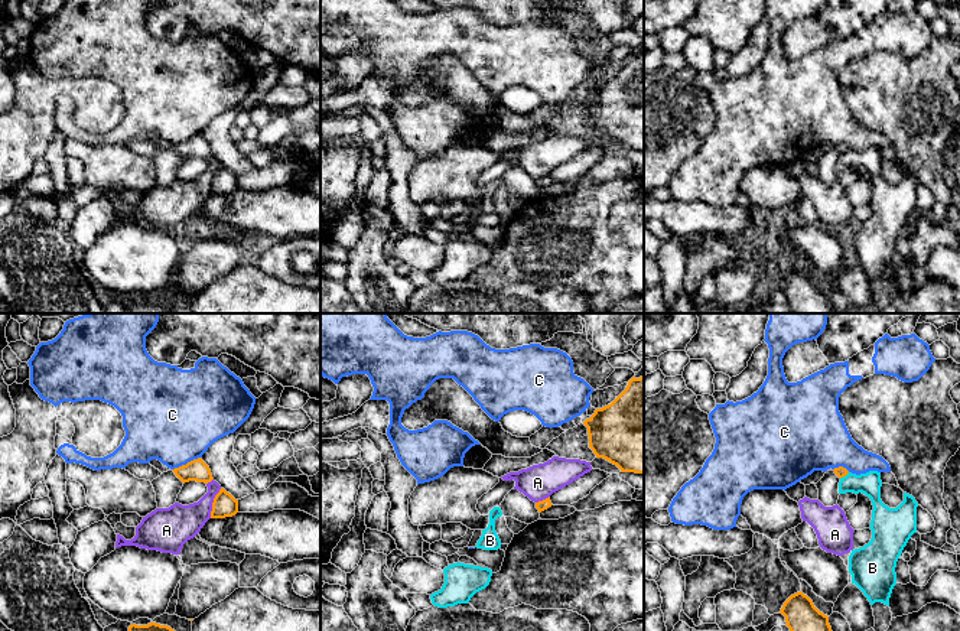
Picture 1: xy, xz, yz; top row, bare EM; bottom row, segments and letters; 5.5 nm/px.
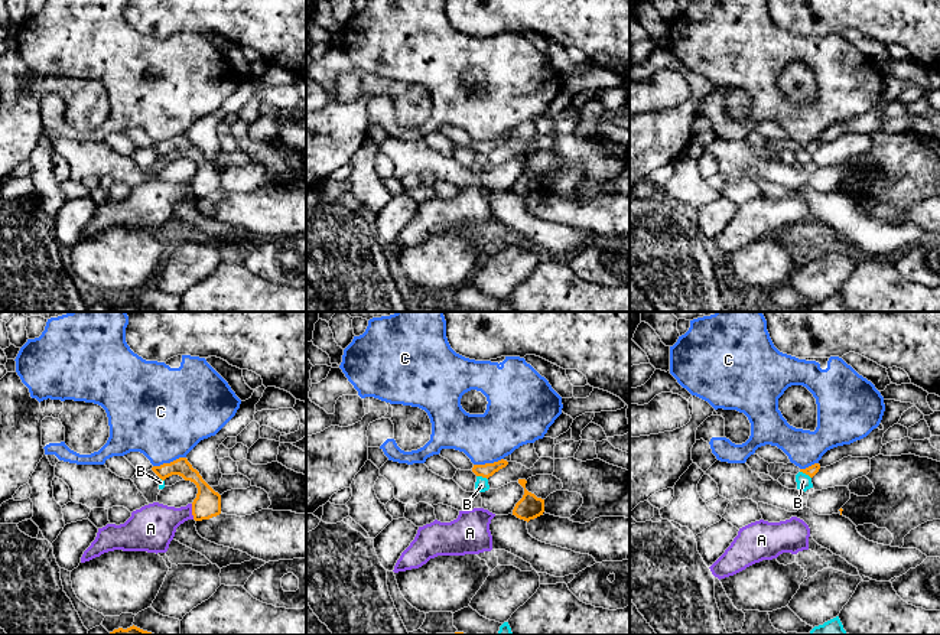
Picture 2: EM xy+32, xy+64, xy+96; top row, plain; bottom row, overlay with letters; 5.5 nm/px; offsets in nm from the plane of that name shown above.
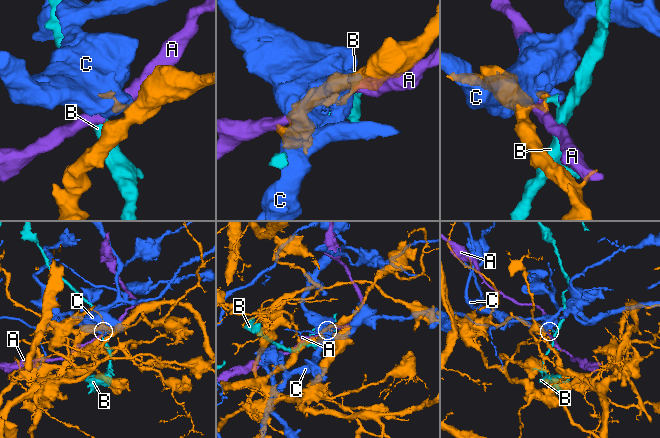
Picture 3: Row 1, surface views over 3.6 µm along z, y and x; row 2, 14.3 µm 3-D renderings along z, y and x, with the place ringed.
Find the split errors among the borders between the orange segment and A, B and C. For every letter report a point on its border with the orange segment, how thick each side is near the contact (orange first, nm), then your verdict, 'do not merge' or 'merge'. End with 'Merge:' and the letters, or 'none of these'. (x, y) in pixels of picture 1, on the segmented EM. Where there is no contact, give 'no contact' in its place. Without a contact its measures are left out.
A: meets orange in xy at (212, 503); 130 nm thick on the orange side, 220 nm on the other; do not merge
B: meets orange in yz at (845, 475); 60 nm thick on the orange side, 130 nm on the other; do not merge
C: meets orange in xy at (188, 462); 120 nm thick on the orange side, 480 nm on the other; do not merge
Merge: none of these

